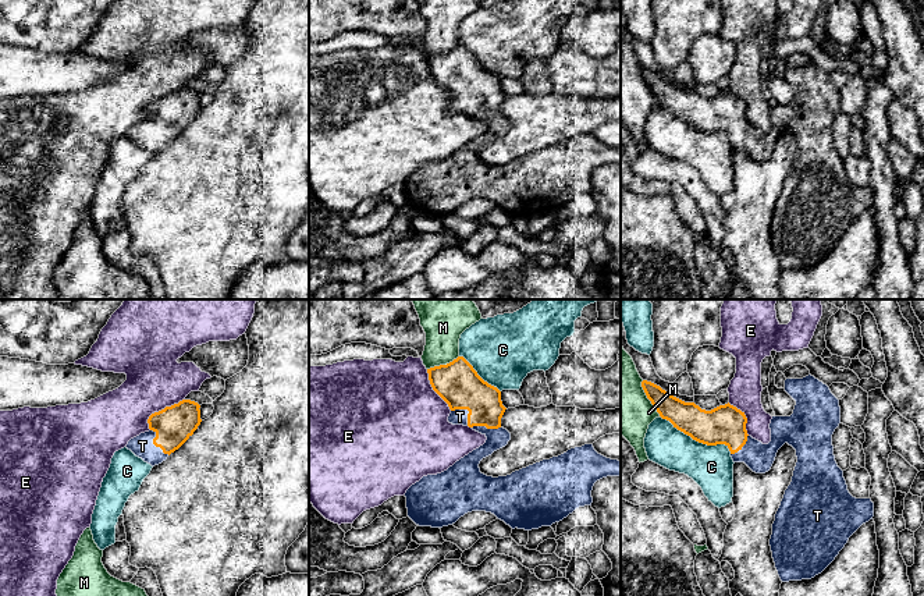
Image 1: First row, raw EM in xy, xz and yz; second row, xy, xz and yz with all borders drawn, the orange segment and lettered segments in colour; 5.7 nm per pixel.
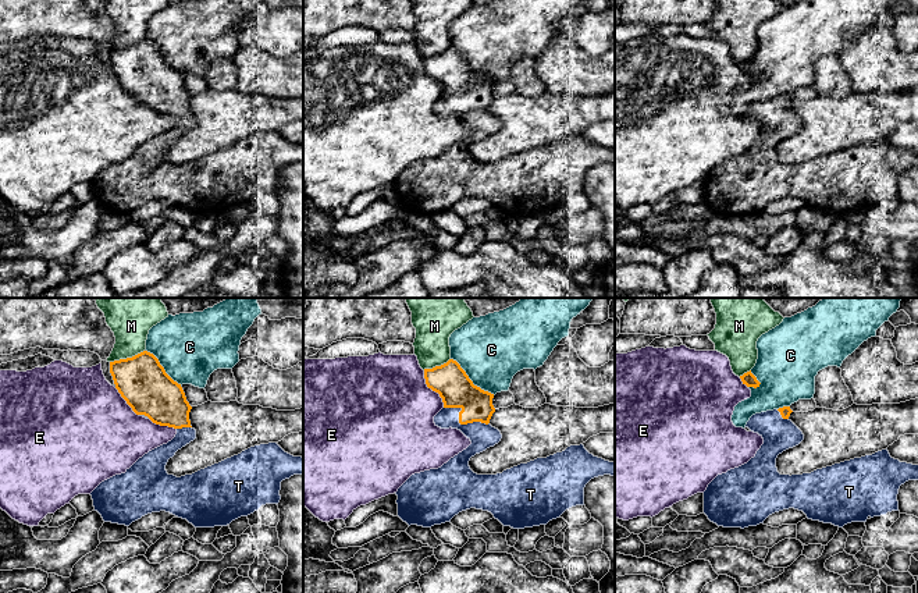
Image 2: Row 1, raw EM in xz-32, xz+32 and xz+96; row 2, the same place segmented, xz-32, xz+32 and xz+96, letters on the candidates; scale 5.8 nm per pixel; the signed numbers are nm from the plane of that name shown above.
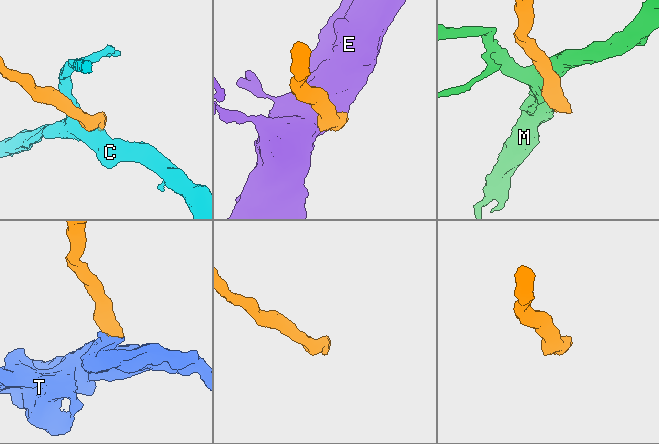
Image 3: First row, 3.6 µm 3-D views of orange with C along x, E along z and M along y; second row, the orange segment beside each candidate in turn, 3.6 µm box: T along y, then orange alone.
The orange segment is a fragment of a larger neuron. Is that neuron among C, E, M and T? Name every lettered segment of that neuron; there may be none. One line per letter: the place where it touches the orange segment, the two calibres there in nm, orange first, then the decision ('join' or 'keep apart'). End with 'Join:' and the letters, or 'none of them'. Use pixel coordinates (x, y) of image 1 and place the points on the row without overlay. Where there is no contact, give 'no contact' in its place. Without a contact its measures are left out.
C: meets orange in yz at (696, 128); 220 nm thick on the orange side, 260 nm on the other; keep apart
E: meets orange in xy at (162, 98); 220 nm thick on the orange side, 320 nm on the other; keep apart
M: meets orange in yz at (647, 85); 170 nm thick on the orange side, 320 nm on the other; keep apart
T: meets orange in xy at (155, 132); 220 nm thick on the orange side, 130 nm on the other; join
Join: T

